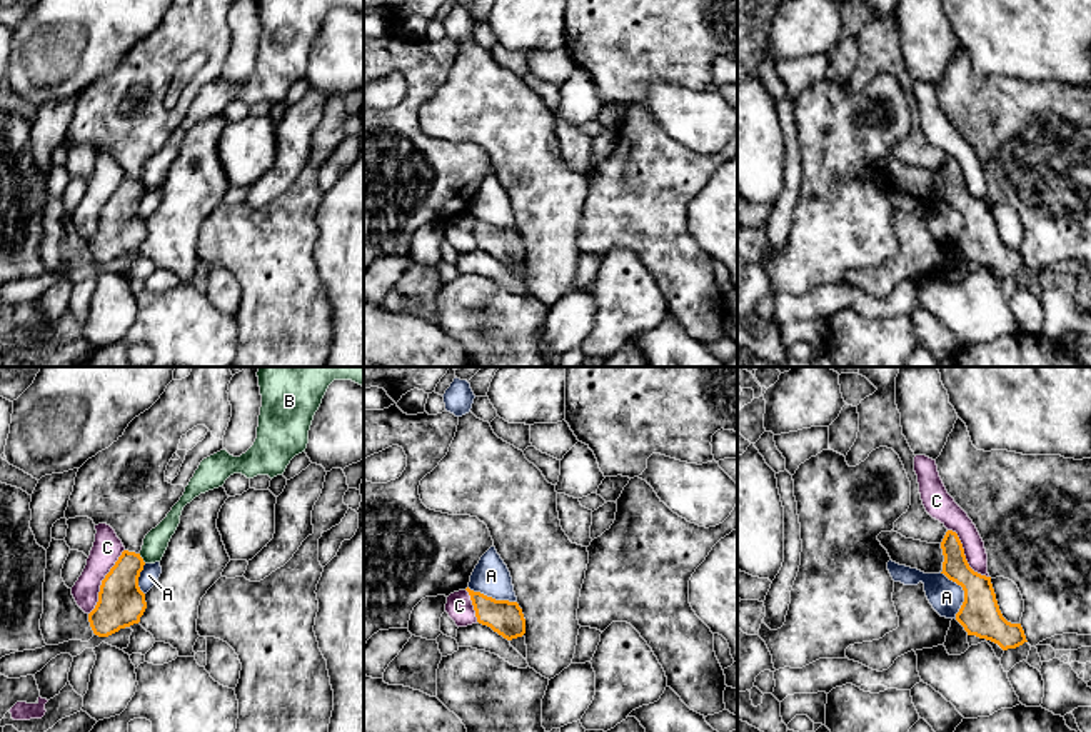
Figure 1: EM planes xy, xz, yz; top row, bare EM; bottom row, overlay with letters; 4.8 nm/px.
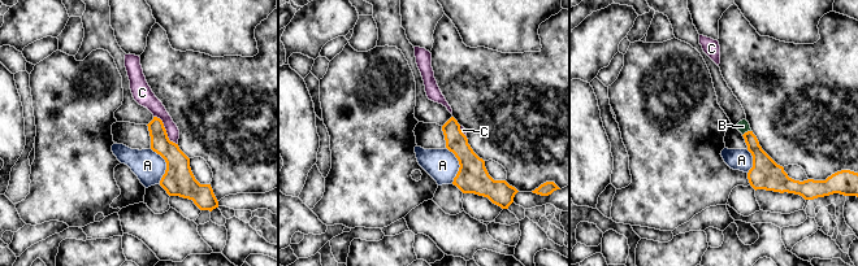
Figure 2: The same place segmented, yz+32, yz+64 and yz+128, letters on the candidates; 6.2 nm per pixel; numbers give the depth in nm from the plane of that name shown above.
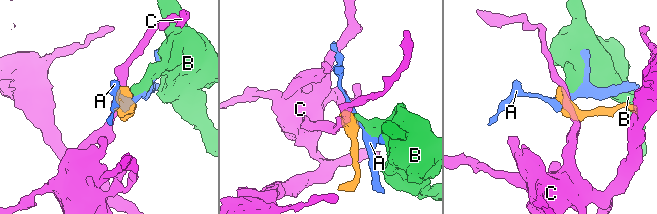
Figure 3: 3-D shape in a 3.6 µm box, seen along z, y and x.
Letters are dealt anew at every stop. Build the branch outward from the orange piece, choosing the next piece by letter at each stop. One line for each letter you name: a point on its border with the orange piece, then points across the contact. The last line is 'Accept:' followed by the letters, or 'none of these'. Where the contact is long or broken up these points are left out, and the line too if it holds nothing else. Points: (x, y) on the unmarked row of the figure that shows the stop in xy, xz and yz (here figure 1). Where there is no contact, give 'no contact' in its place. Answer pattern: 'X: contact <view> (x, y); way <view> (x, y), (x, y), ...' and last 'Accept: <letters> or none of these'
Accept: none of these

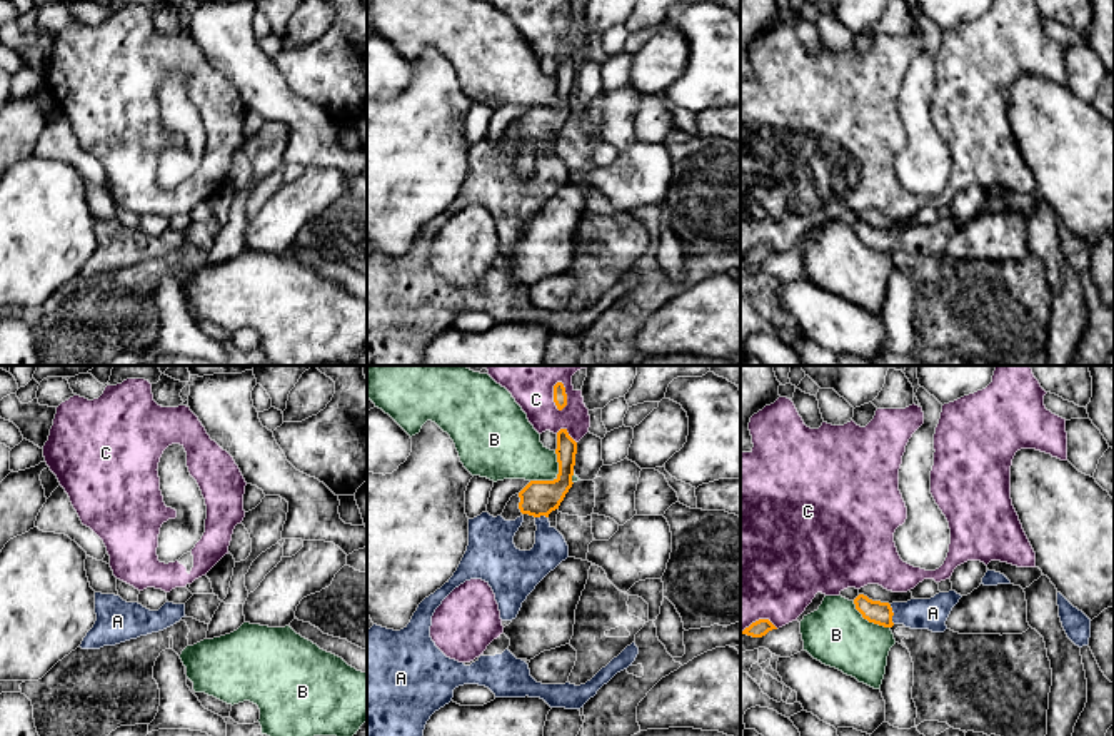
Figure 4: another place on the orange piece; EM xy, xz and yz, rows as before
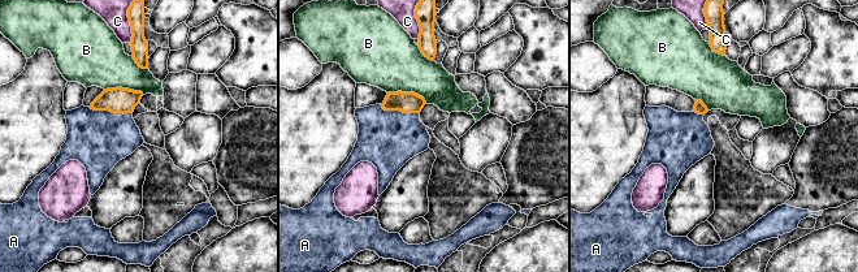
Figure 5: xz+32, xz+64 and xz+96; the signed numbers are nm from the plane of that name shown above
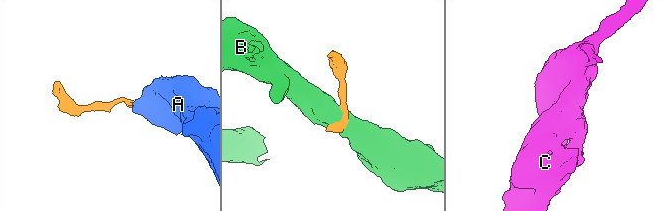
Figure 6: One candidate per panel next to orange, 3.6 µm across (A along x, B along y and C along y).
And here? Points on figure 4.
A: contact yz (893, 241); way yz (879, 239), (893, 241), (933, 239)
Accept: A

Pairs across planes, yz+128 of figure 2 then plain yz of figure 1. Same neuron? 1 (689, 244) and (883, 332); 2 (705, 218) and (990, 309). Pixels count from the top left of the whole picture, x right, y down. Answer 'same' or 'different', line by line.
1: same
2: same

